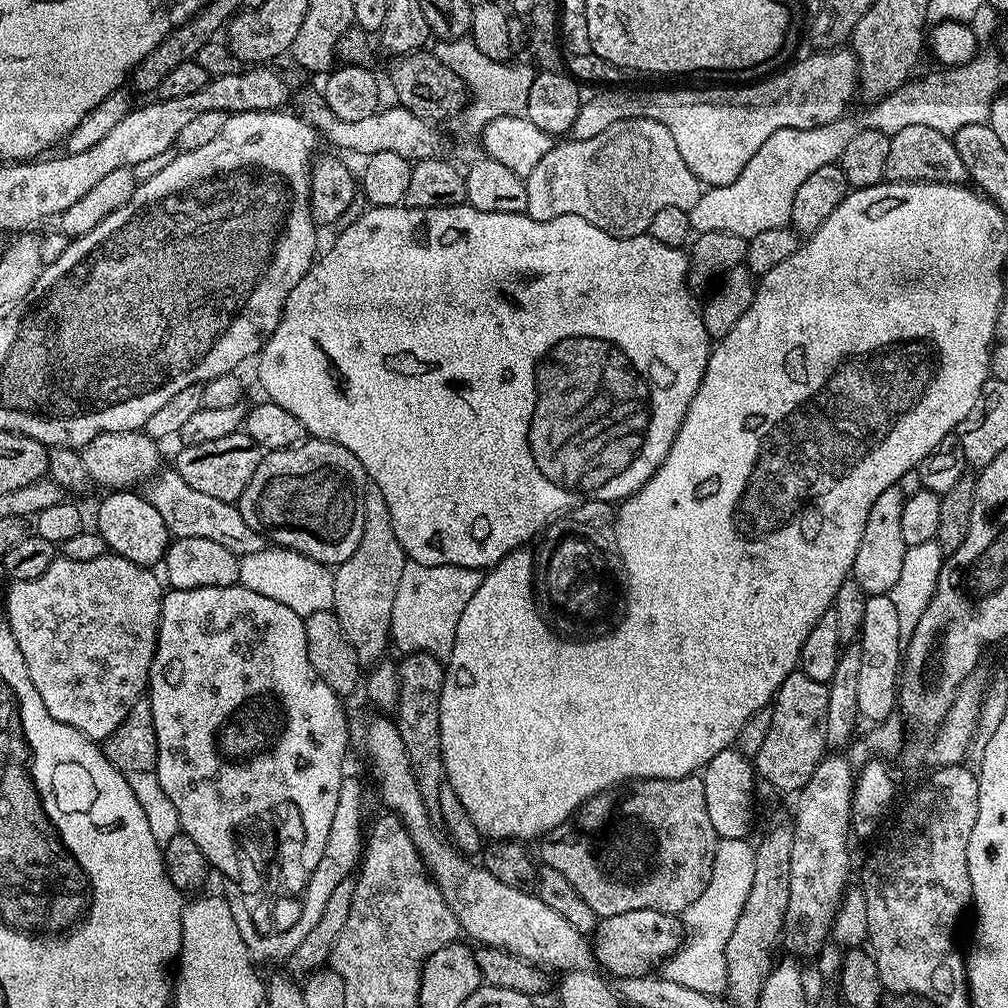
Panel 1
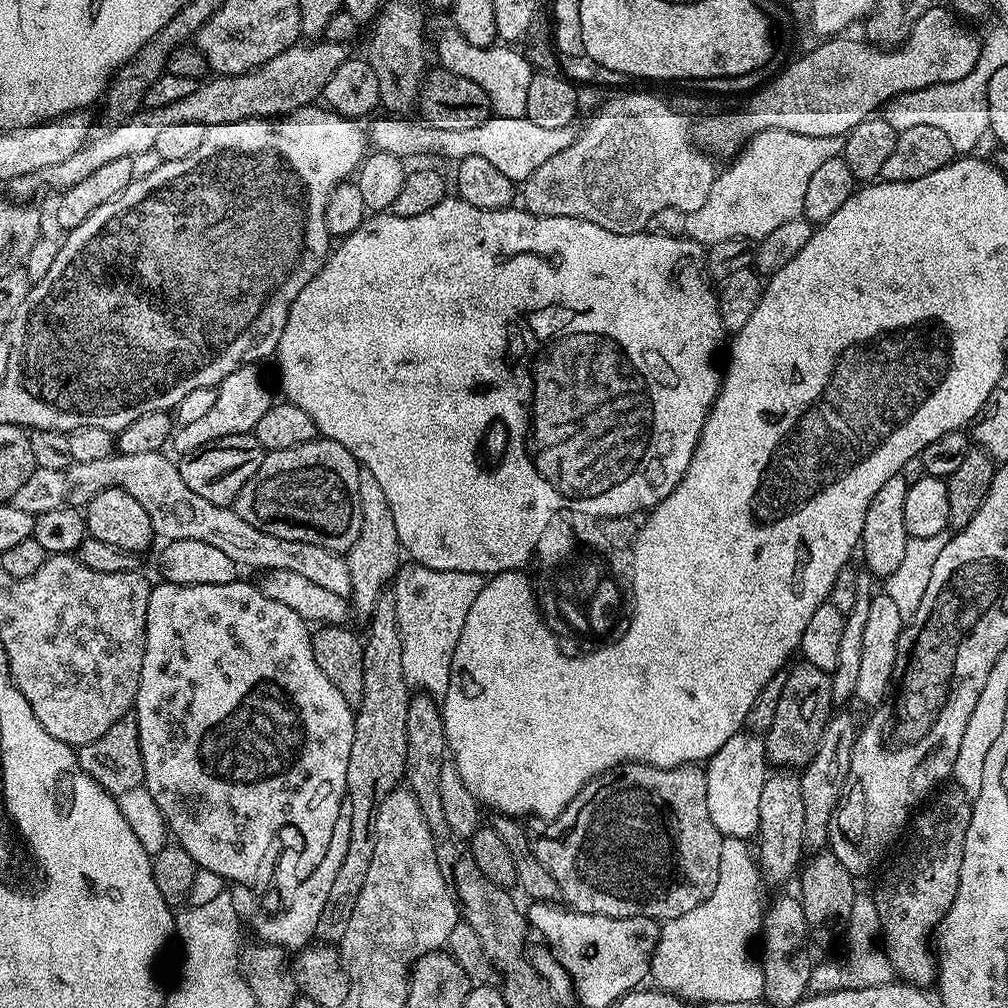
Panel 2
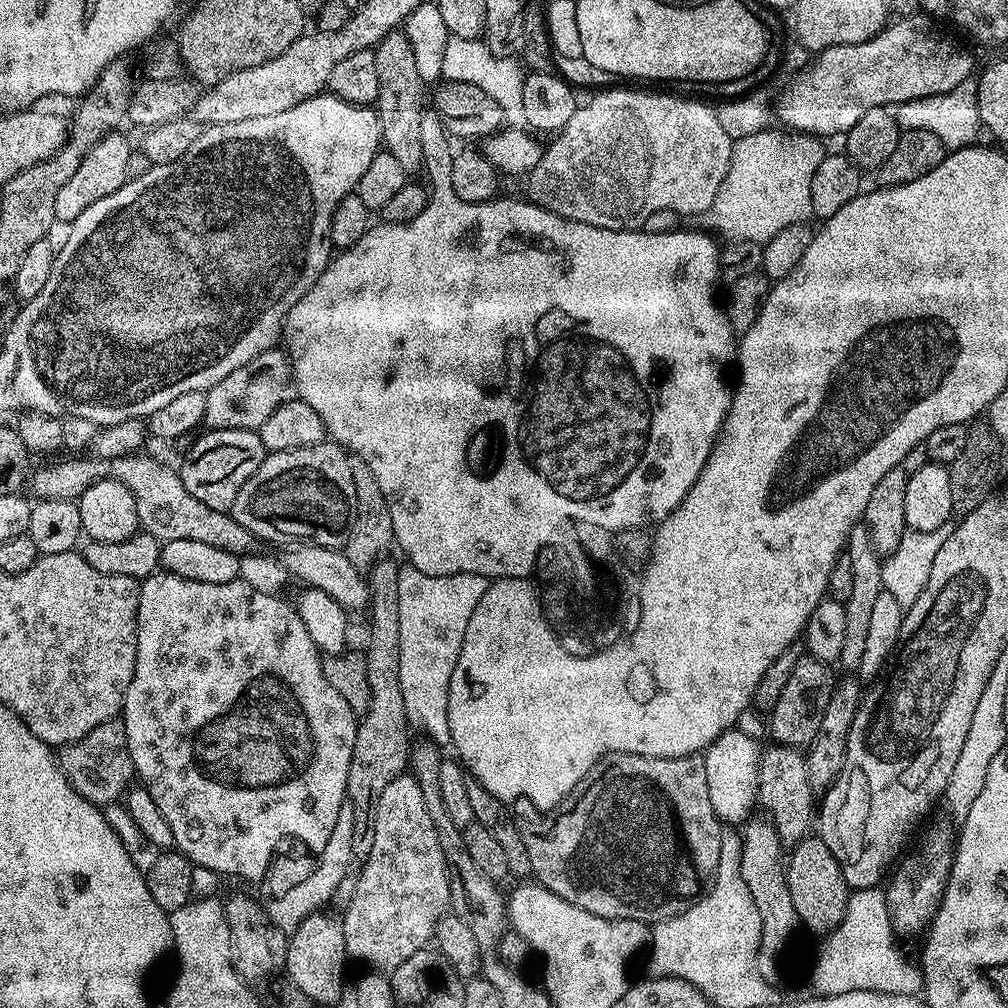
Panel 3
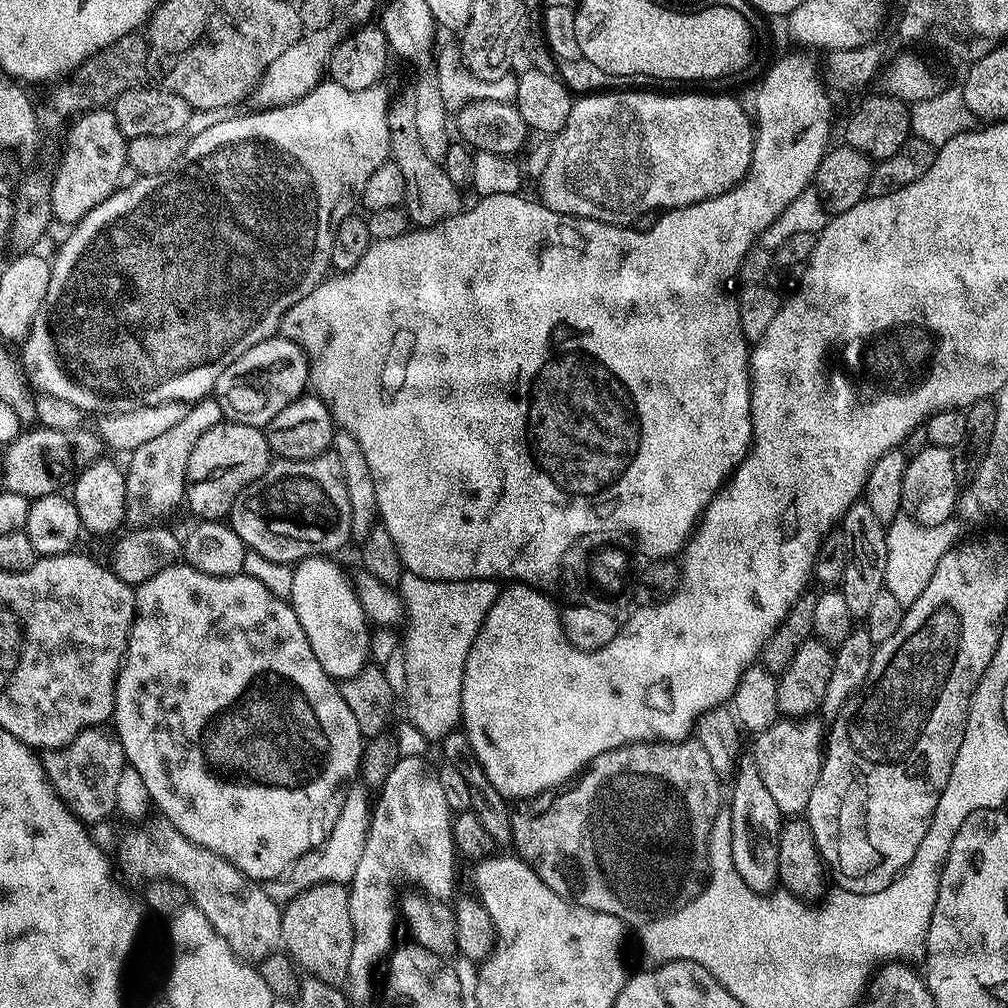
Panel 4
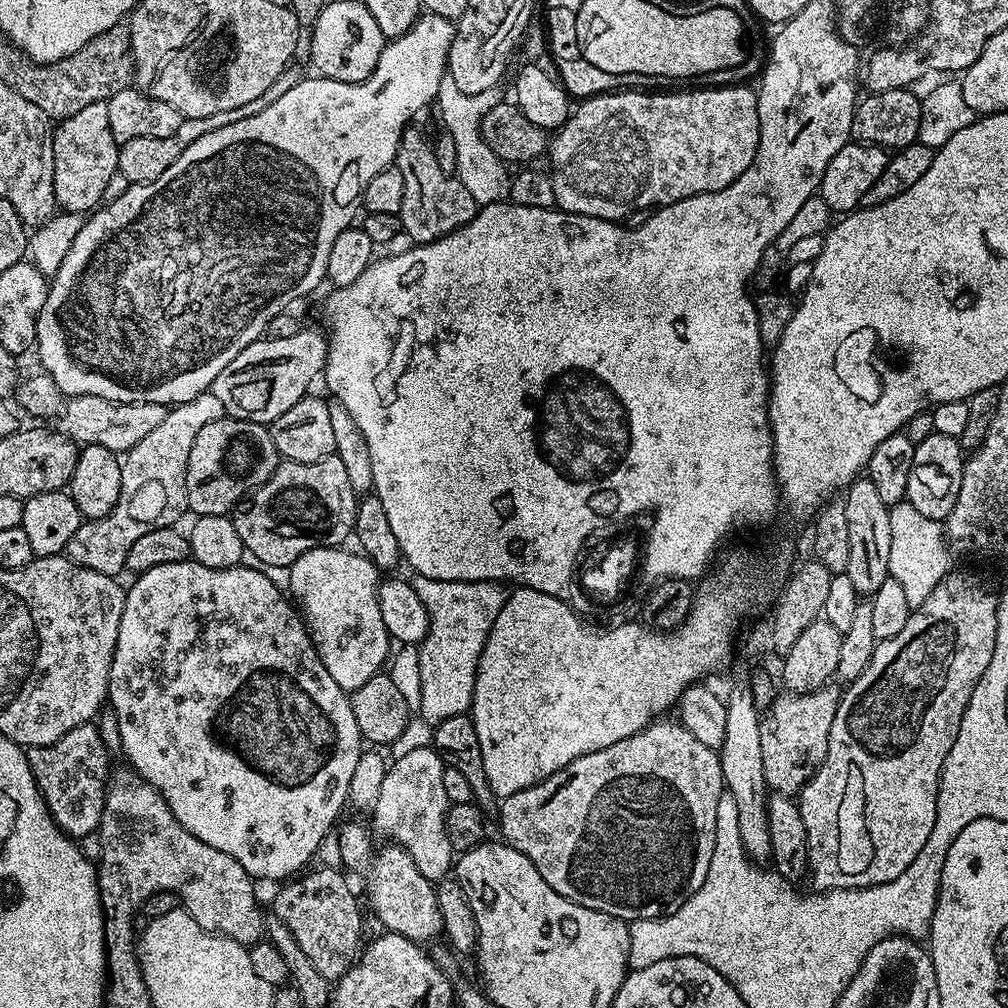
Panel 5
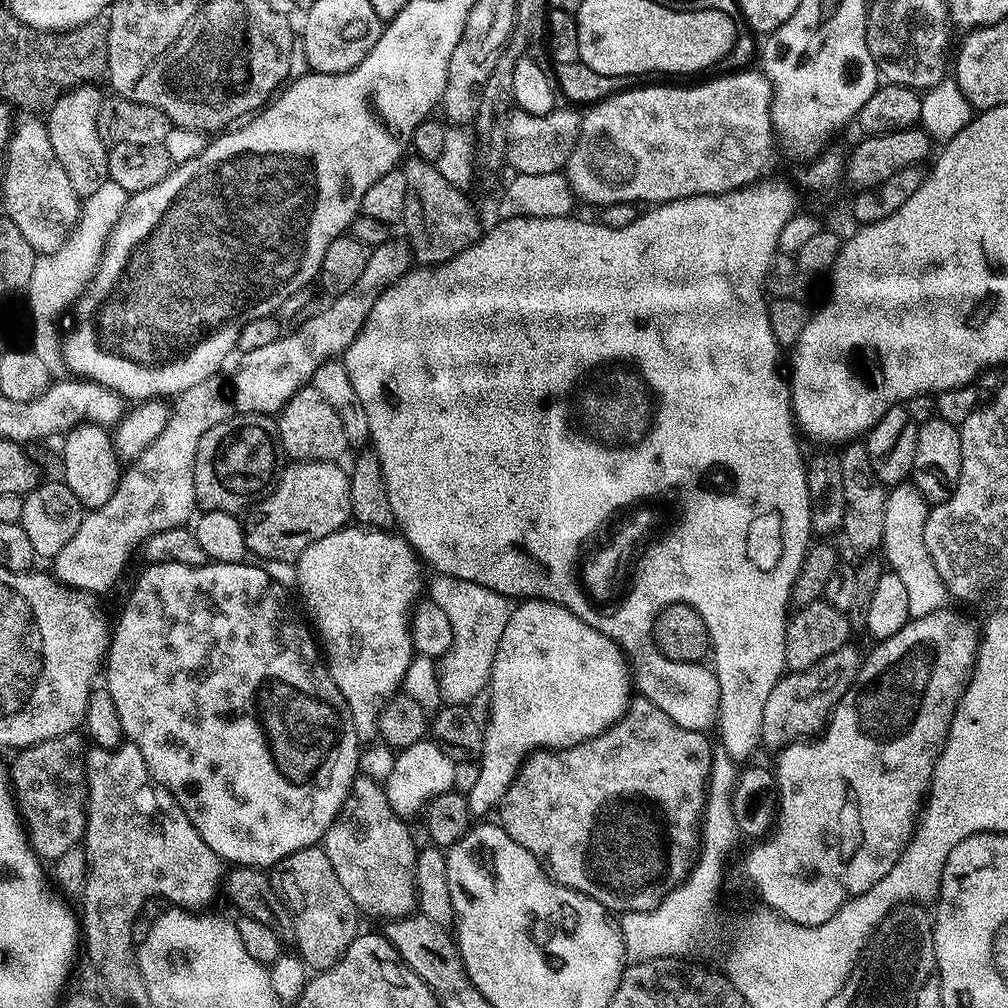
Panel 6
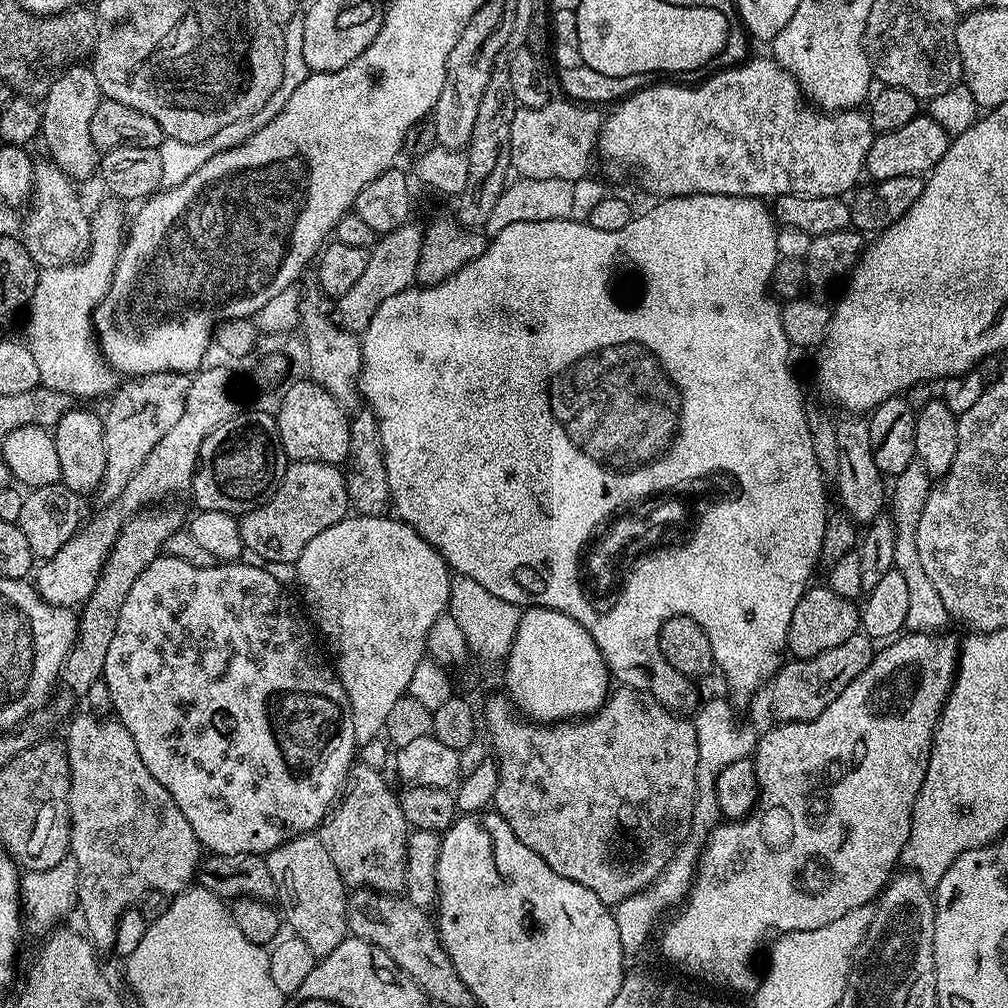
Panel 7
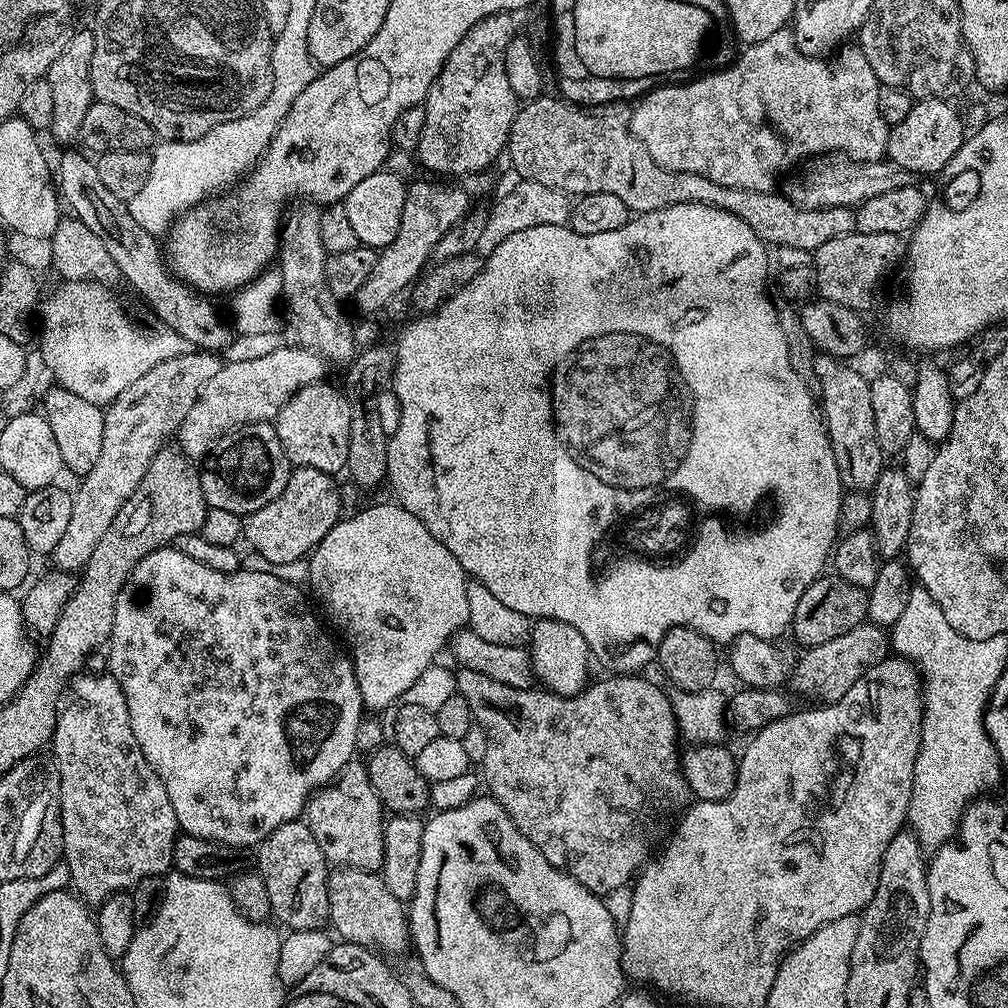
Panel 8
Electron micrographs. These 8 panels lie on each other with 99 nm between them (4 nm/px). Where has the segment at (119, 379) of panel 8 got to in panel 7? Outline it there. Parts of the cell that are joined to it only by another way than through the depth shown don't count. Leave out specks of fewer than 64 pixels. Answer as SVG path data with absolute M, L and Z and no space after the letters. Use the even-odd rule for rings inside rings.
M113 196L106 198L95 211L91 211L89 217L92 238L88 251L90 260L41 269L26 308L28 321L24 324L22 340L37 363L41 385L75 399L109 395L118 384L117 373L100 355L92 330L92 312L112 283L126 224L123 203Z

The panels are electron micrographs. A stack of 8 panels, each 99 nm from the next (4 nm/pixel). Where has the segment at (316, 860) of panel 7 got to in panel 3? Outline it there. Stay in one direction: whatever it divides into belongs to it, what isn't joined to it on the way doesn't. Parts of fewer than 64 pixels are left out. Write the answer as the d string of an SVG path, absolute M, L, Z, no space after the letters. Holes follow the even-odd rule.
M324 910L310 913L288 936L288 949L283 966L283 971L288 972L287 979L294 986L298 986L298 990L302 990L302 994L306 994L306 998L310 998L316 1006L339 1005L346 987L344 963L349 963L350 960L343 923L326 913Z

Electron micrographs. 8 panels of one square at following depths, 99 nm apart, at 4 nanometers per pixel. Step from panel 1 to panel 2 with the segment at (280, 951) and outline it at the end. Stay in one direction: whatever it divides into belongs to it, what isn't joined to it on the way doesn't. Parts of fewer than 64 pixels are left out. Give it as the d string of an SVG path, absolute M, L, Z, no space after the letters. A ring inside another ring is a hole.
M347 802L341 806L338 810L338 822L334 822L334 834L330 838L330 846L326 850L326 854L323 856L323 863L319 866L311 865L308 875L308 883L304 884L303 890L296 892L294 908L290 914L279 915L278 917L267 917L259 915L255 907L251 908L252 900L248 896L244 896L245 889L240 886L233 887L231 889L232 901L234 902L234 910L238 913L241 921L248 922L252 920L252 924L256 927L256 932L261 941L265 944L276 944L279 948L285 950L303 950L308 947L310 941L316 935L316 927L318 926L318 918L322 914L322 906L326 906L326 897L329 896L332 889L334 878L338 874L338 869L342 867L343 860L346 859L346 849L350 847L350 806Z

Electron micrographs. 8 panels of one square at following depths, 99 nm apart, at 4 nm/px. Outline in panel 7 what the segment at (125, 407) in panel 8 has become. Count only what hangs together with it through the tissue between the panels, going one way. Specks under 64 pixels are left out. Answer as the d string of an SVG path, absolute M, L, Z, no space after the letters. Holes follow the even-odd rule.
M159 372L138 376L121 383L111 393L108 413L103 413L104 441L106 442L106 474L100 482L98 496L104 502L117 500L126 490L126 482L146 462L146 454L166 438L166 433L182 418L186 406L189 377L183 372Z

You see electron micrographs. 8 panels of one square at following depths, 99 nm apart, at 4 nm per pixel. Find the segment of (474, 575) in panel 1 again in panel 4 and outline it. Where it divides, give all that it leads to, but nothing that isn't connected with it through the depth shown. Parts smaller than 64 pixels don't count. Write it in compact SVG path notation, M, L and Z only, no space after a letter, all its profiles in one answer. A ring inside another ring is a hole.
M405 571L398 591L406 621L402 647L406 686L402 699L408 707L409 722L426 739L439 742L457 731L461 723L462 674L466 670L466 658L502 588L495 580L431 580Z

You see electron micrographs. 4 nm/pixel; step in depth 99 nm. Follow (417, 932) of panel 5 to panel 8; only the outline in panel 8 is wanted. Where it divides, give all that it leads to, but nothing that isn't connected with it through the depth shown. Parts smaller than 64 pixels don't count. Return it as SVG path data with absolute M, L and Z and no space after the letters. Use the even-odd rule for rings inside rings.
M359 759L349 760L335 780L313 792L308 800L306 823L329 865L379 873L384 867L386 809L374 786L370 786L365 761Z

